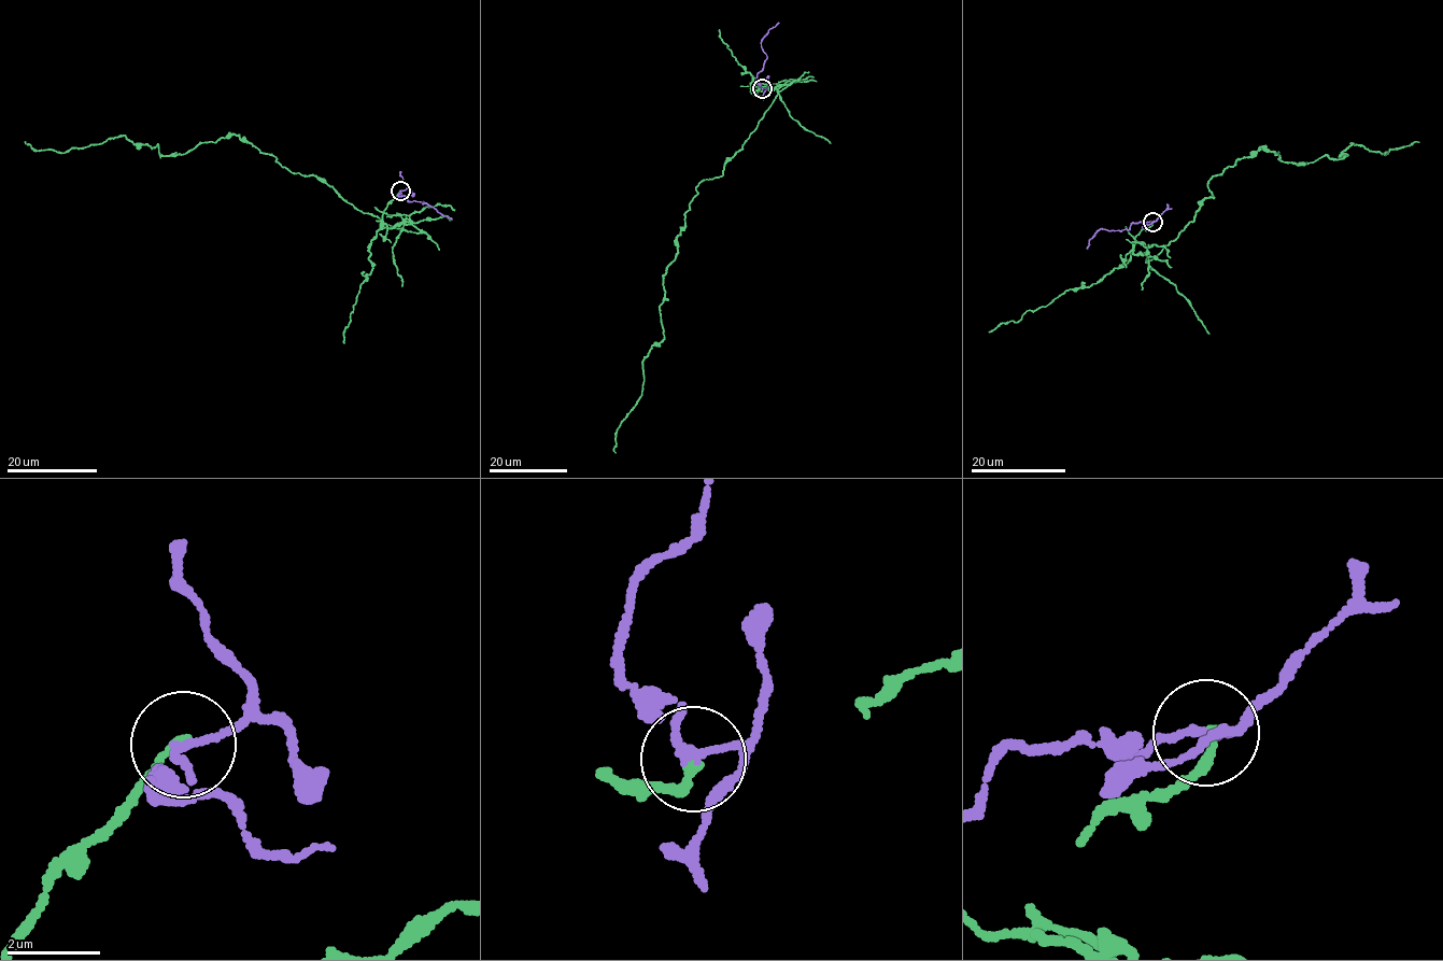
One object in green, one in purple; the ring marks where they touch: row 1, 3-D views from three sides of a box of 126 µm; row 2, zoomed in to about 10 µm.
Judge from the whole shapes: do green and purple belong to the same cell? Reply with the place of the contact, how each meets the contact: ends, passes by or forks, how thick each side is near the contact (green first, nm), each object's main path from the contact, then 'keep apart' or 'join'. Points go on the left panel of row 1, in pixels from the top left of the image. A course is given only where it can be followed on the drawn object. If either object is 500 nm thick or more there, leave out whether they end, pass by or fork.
place (400, 191); green ends; purple passes by; calibres 170 and 160 nm; course green (400, 191), (386, 228), (402, 223), (236, 135), (161, 155), (119, 136), (65, 152), (25, 142); course purple (400, 191), (398, 196), (424, 201), (452, 220); keep apart

